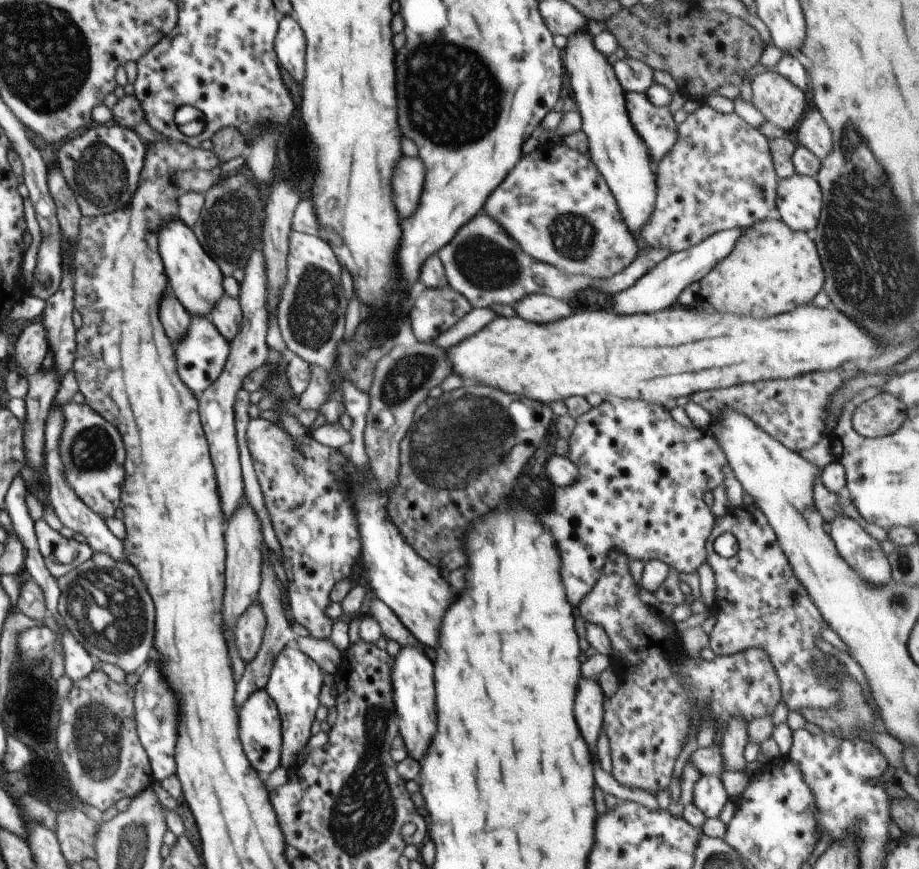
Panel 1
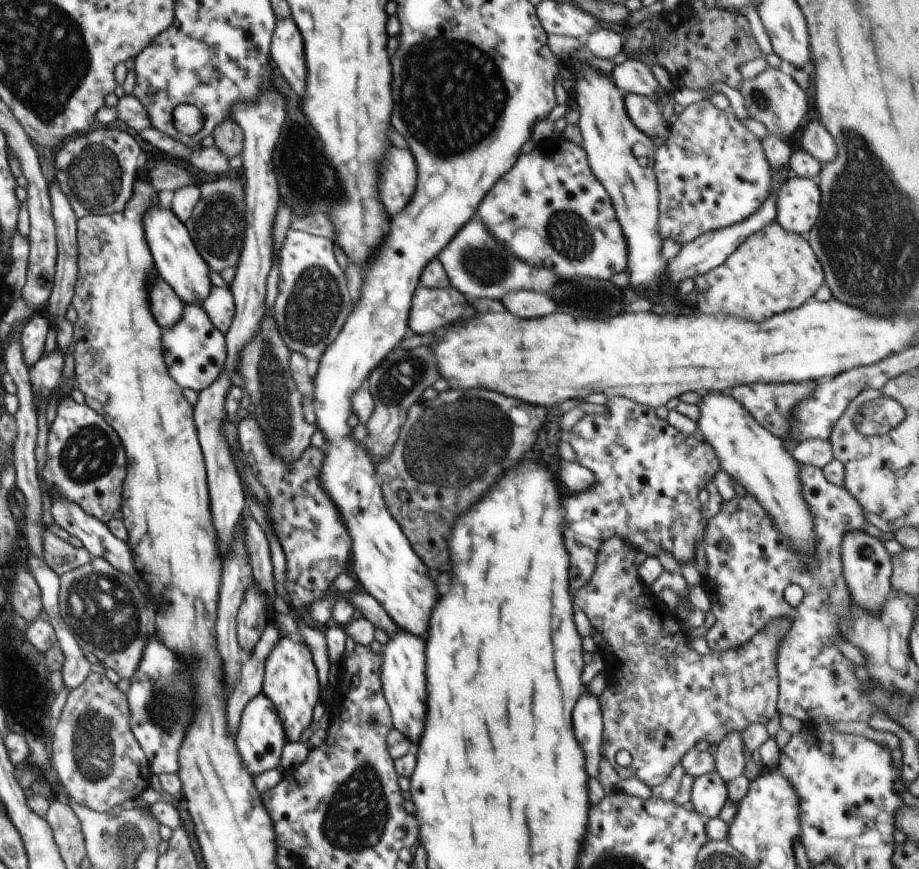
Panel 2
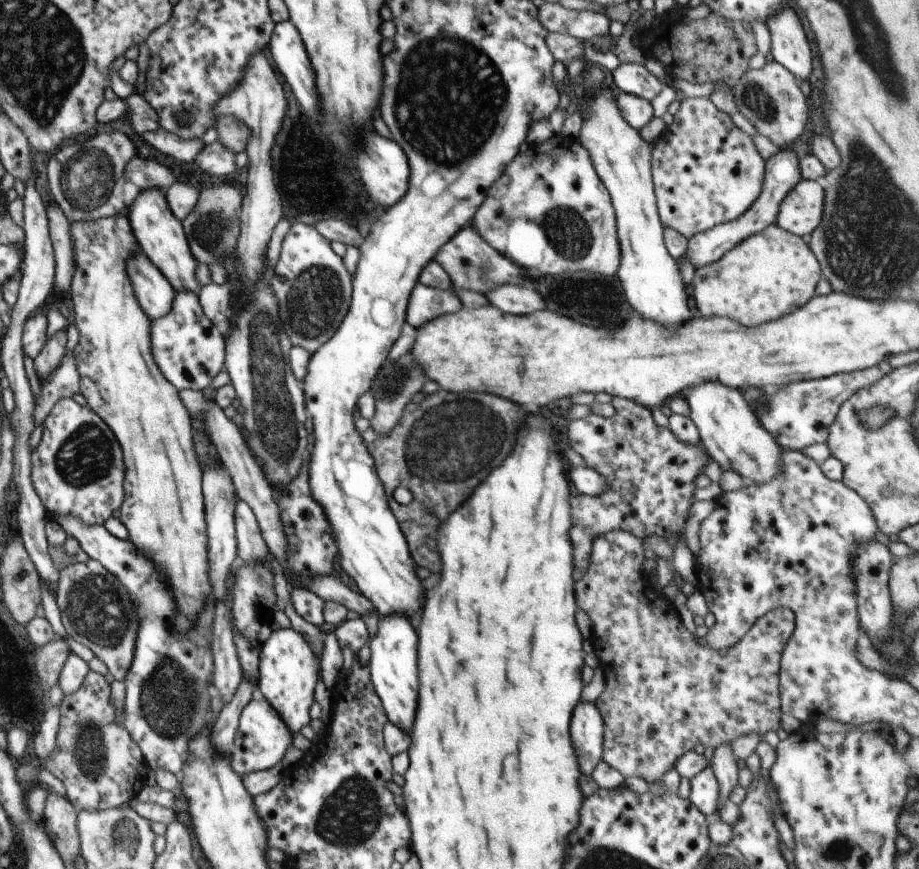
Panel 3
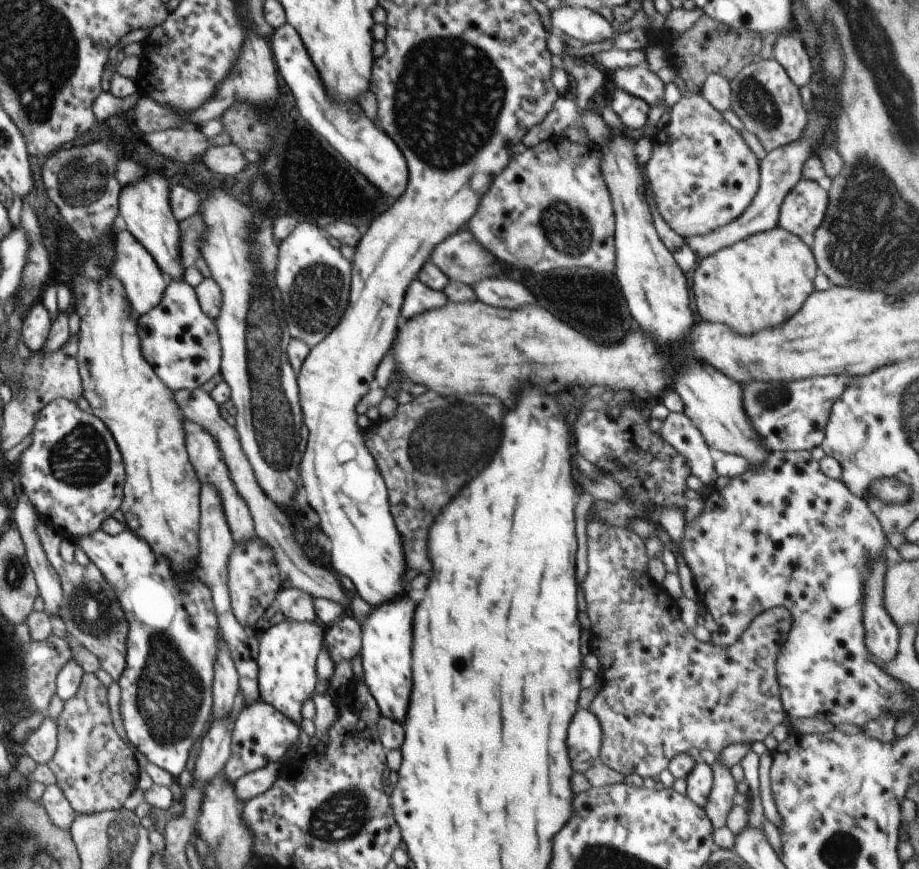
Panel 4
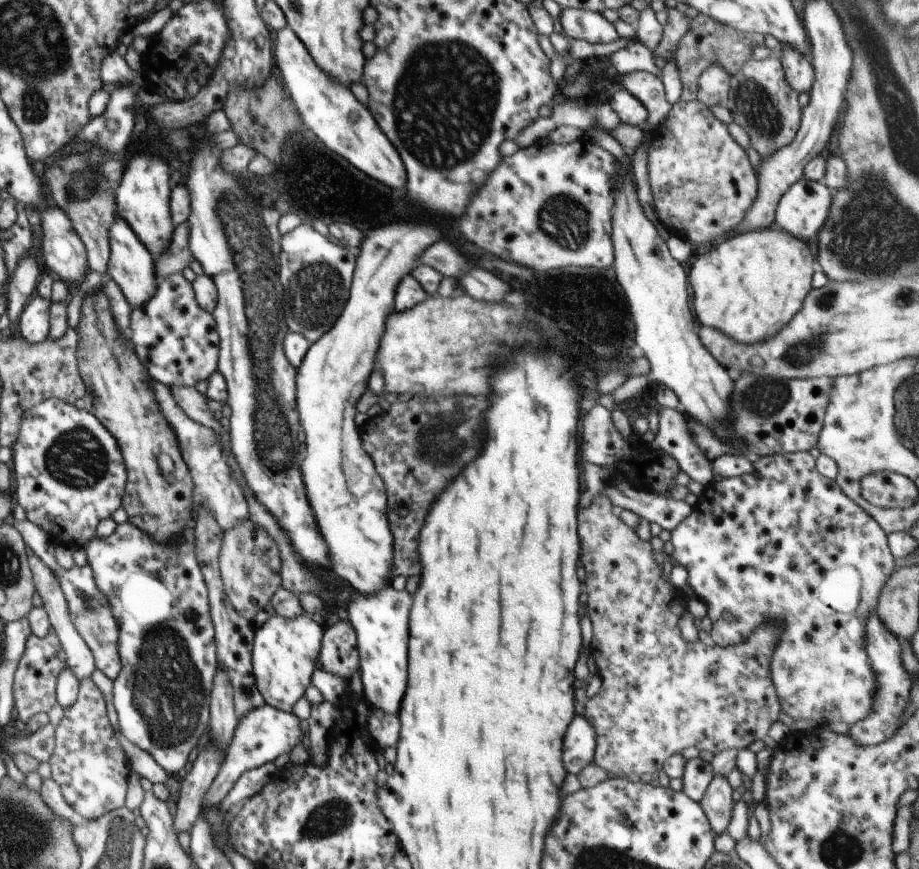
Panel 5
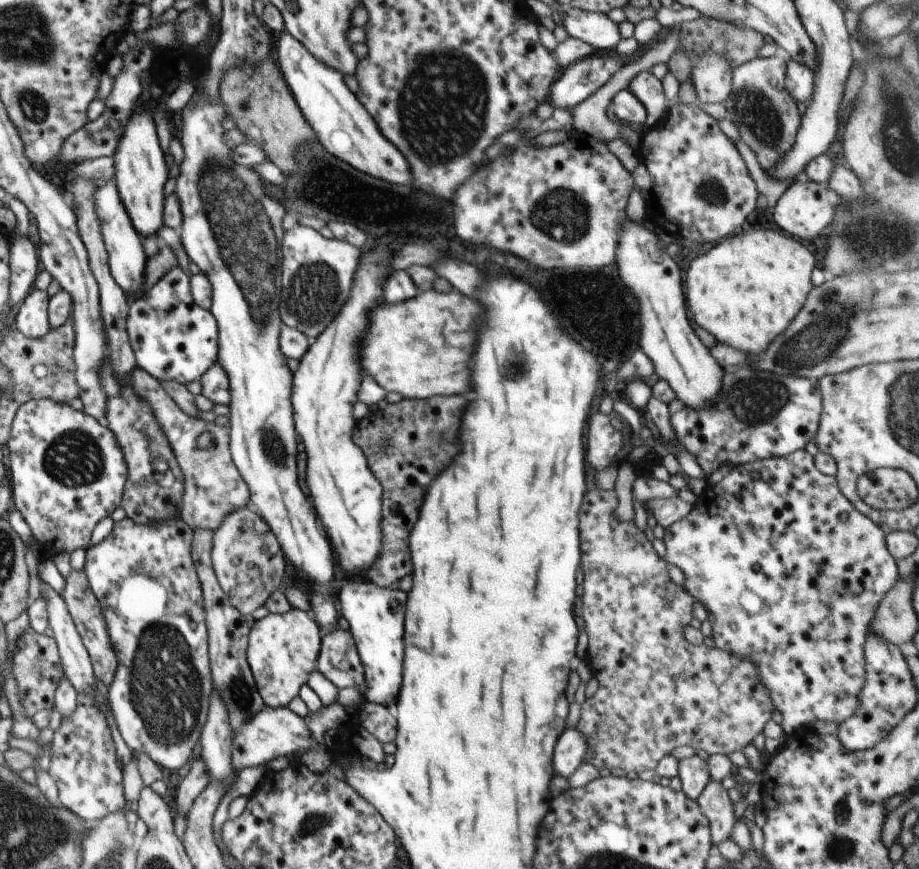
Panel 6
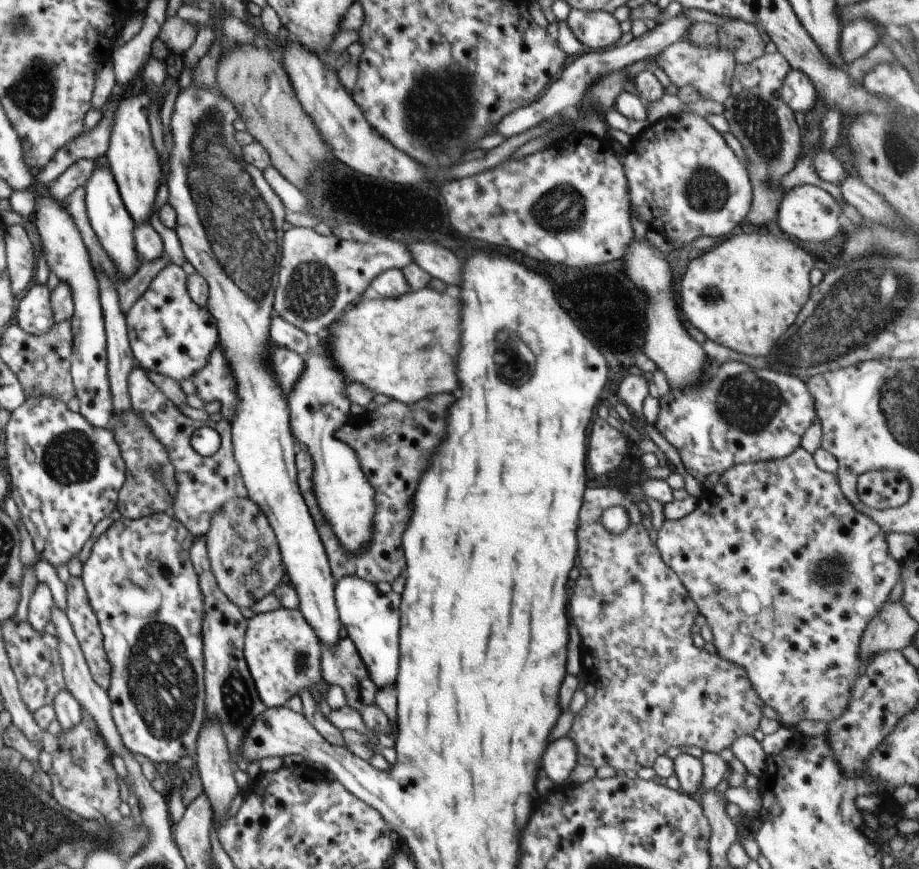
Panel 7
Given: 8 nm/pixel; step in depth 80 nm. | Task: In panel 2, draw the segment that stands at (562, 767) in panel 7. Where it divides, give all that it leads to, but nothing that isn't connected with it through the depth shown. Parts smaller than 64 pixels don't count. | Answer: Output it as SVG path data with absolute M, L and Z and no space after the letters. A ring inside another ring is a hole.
M584 690L574 708L574 732L576 740L586 754L586 772L599 778L599 762L603 757L603 716L599 697Z

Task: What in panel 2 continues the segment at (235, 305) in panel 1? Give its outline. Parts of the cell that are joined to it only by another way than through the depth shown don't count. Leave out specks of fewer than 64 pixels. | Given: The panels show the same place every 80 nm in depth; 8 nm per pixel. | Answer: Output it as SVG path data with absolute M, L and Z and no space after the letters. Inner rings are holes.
M213 286L210 296L203 302L202 307L215 328L220 330L222 334L226 334L235 315L232 291Z

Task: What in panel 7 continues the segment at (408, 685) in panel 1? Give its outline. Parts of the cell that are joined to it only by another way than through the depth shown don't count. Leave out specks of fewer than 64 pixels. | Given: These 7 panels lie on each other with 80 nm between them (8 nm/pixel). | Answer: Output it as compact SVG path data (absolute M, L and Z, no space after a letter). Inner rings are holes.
M342 576L335 580L334 598L339 620L348 632L370 678L378 690L396 683L398 676L398 632L400 632L400 594L383 594L377 586L358 576Z

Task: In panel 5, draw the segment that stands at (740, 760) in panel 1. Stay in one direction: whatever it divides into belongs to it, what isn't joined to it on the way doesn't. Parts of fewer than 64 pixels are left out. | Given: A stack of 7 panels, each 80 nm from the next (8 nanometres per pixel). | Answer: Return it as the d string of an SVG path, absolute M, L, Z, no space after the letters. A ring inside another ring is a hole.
M715 774L699 802L708 817L714 834L727 830L736 803L736 790L730 787L725 776Z

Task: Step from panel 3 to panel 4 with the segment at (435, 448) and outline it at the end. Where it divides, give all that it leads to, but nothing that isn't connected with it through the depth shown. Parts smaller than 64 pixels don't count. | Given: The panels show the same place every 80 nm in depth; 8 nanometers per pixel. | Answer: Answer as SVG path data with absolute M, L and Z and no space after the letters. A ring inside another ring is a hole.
M428 394L428 398L424 395L414 398L410 403L398 405L395 415L390 420L378 420L376 423L371 423L370 427L366 430L366 432L371 434L370 438L365 438L366 448L368 448L370 454L374 457L379 473L383 476L385 485L387 486L387 493L389 494L391 504L390 512L395 520L398 532L401 534L401 544L405 552L405 563L408 564L408 568L420 570L422 574L432 572L432 562L430 562L428 548L426 548L430 524L432 524L434 518L440 514L440 510L460 492L460 488L464 488L464 486L474 478L474 474L482 472L482 470L484 470L484 464L488 464L488 460L492 460L492 456L498 452L498 448L500 448L498 444L500 444L500 436L502 436L502 420L504 420L506 410L508 410L508 408L506 408L496 396L466 394L466 414L464 414L464 396L450 396L450 398L448 398L448 396L440 396L440 394Z

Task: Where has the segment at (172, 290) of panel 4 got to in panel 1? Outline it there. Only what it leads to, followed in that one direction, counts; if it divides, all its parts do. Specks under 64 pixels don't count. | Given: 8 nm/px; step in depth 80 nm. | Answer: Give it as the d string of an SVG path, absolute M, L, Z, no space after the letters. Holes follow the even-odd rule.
M192 317L186 336L176 345L175 355L180 378L198 398L221 375L230 354L229 342L206 317Z

